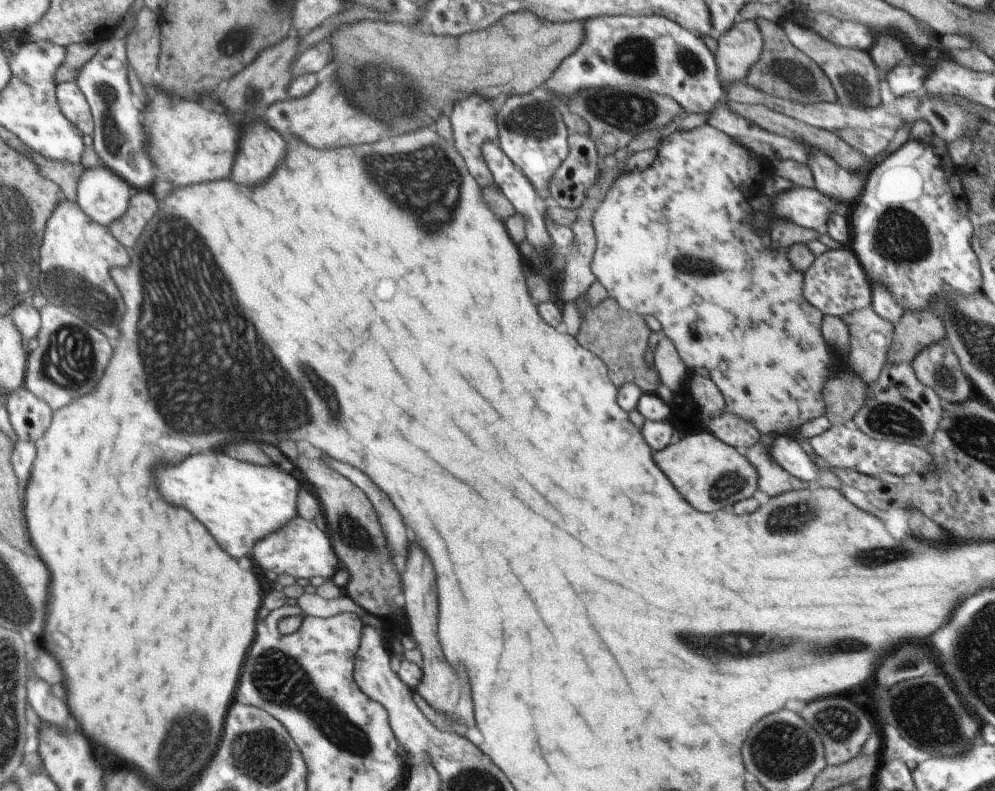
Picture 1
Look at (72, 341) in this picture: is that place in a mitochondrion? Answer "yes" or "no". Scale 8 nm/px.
yes

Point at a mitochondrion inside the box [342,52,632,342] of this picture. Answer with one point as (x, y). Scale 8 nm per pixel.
(430, 200)

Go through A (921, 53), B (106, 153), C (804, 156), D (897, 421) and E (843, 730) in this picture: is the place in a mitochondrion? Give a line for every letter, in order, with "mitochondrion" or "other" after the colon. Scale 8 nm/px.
A: other
B: mitochondrion
C: other
D: mitochondrion
E: mitochondrion

